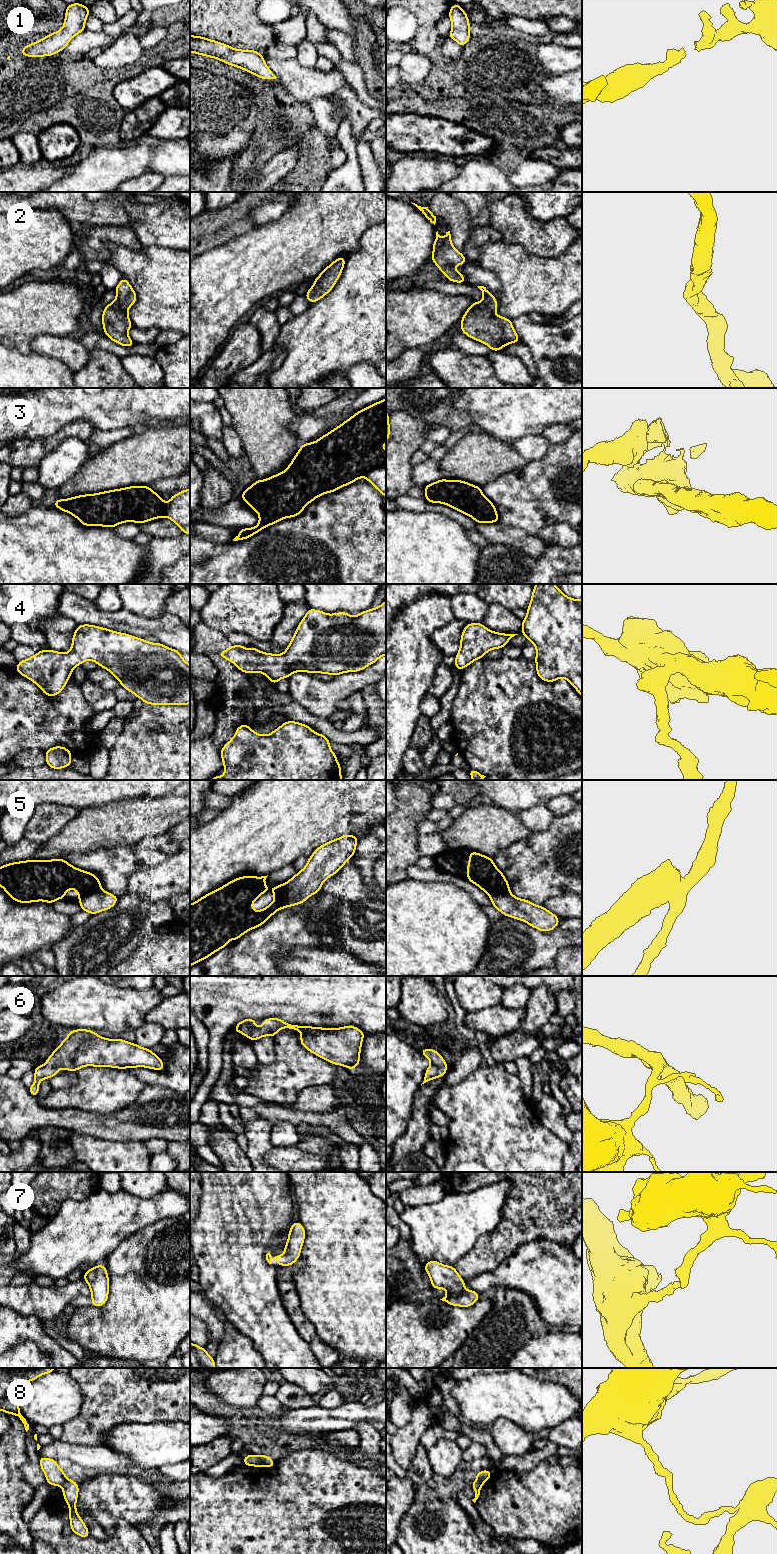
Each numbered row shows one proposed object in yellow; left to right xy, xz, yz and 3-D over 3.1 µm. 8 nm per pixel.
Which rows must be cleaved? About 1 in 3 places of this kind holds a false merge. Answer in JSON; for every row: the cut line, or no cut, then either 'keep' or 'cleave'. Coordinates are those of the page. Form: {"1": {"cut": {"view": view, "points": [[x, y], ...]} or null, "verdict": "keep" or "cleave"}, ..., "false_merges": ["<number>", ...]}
{"1": {"cut": null, "verdict": "keep"}, "2": {"cut": null, "verdict": "keep"}, "3": {"cut": {"view": "xz", "points": [[314, 442], [318, 449], [334, 463], [336, 482], [341, 486]]}, "verdict": "cleave"}, "4": {"cut": null, "verdict": "keep"}, "5": {"cut": {"view": "xz", "points": [[285, 884], [281, 905], [278, 908]]}, "verdict": "cleave"}, "6": {"cut": null, "verdict": "keep"}, "7": {"cut": null, "verdict": "keep"}, "8": {"cut": {"view": "xz", "points": [[258, 1456], [262, 1465]]}, "verdict": "cleave"}, "false_merges": ["3", "5", "8"]}

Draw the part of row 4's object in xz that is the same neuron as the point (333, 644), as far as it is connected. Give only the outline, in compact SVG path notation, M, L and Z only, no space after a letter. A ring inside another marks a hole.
M386 600L377 608L356 616L346 612L327 614L309 608L285 652L280 655L234 644L218 652L218 655L235 664L243 673L264 673L275 685L282 678L288 679L294 672L318 672L337 676L361 671L386 655Z

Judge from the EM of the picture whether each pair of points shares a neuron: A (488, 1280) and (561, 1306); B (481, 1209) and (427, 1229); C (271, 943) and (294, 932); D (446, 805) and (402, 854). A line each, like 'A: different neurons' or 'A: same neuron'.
A: same neuron
B: same neuron
C: same neuron
D: different neurons

